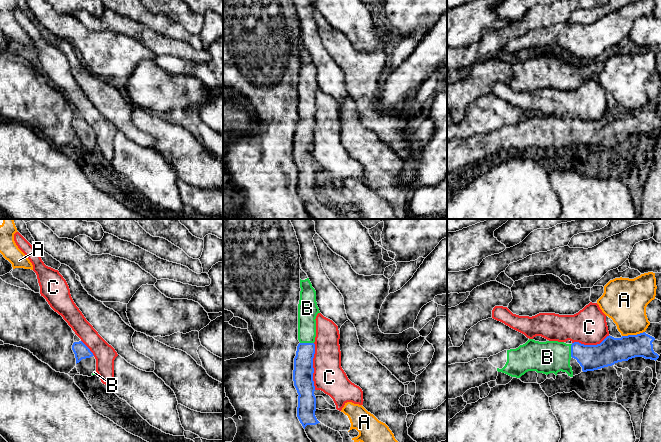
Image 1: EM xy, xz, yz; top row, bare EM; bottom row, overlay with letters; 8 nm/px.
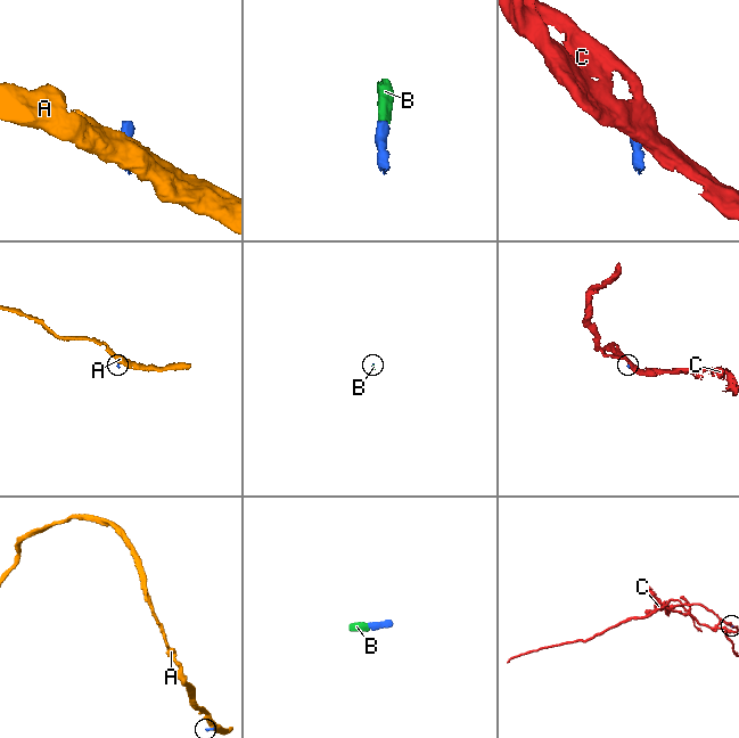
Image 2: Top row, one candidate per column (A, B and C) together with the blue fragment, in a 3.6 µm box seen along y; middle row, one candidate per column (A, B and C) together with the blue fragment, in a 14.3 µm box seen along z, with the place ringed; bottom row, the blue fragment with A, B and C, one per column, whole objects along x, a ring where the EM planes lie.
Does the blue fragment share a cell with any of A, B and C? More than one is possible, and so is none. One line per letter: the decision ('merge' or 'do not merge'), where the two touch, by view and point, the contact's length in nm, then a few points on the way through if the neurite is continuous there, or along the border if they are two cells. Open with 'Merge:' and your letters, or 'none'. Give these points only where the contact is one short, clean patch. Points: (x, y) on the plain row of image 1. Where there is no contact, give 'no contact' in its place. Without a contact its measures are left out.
Merge: B
A: do not merge; meets blue in yz at (633, 111); contact 190 nm long; border along yz (644, 107), (638, 110), (622, 112)
B: merge; meets blue in xz at (307, 119); contact 110 nm long
C: do not merge; meets blue in xz at (312, 142); contact 380 nm long; border along xz (313, 119), (313, 161), (315, 165)

